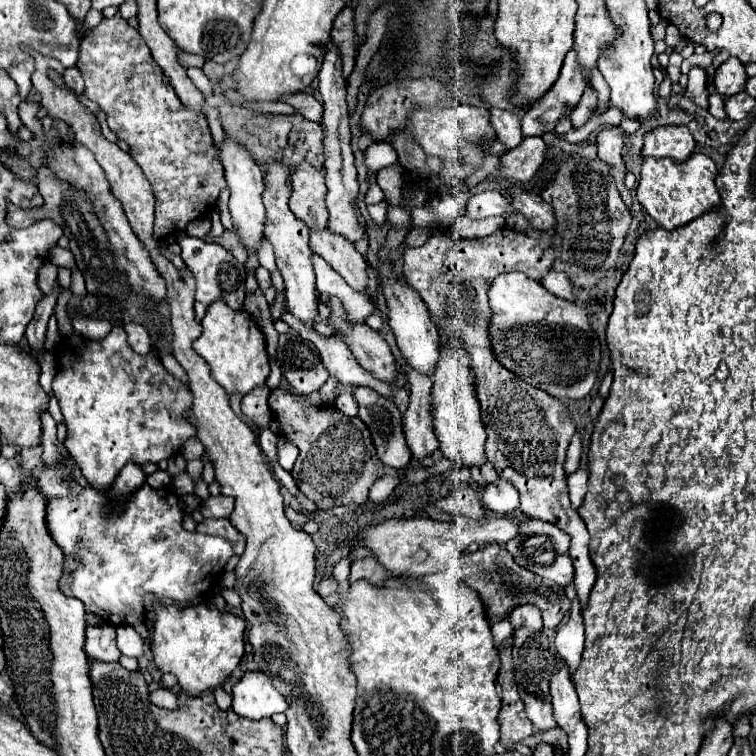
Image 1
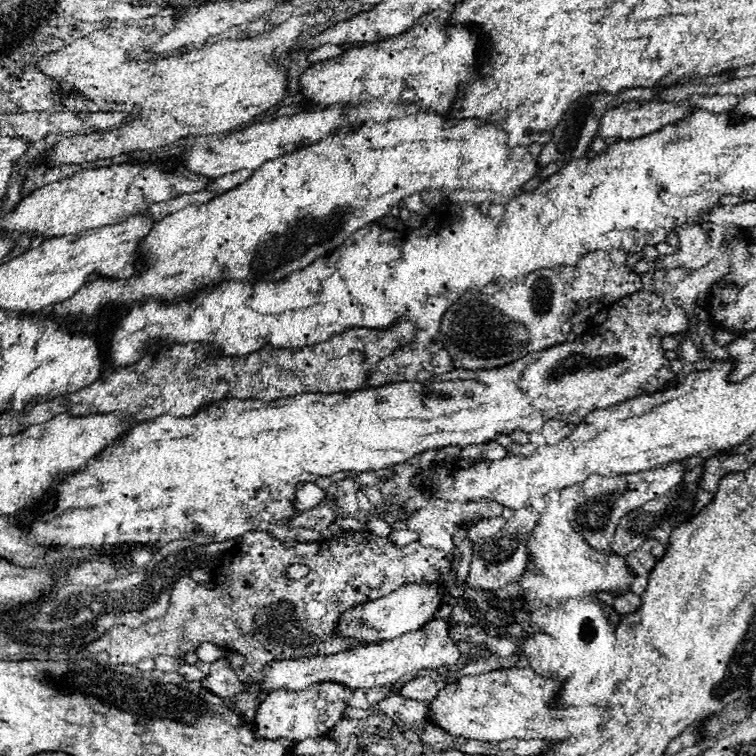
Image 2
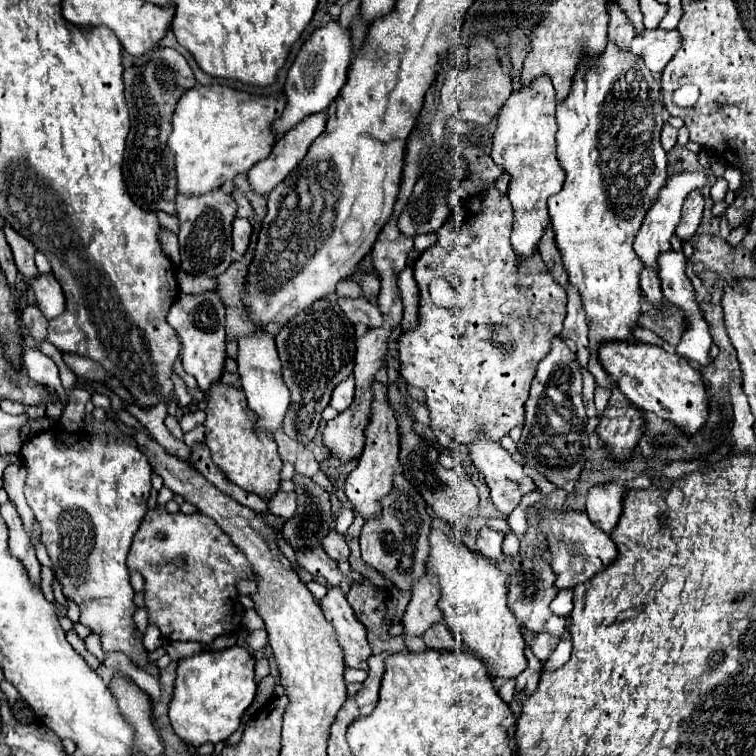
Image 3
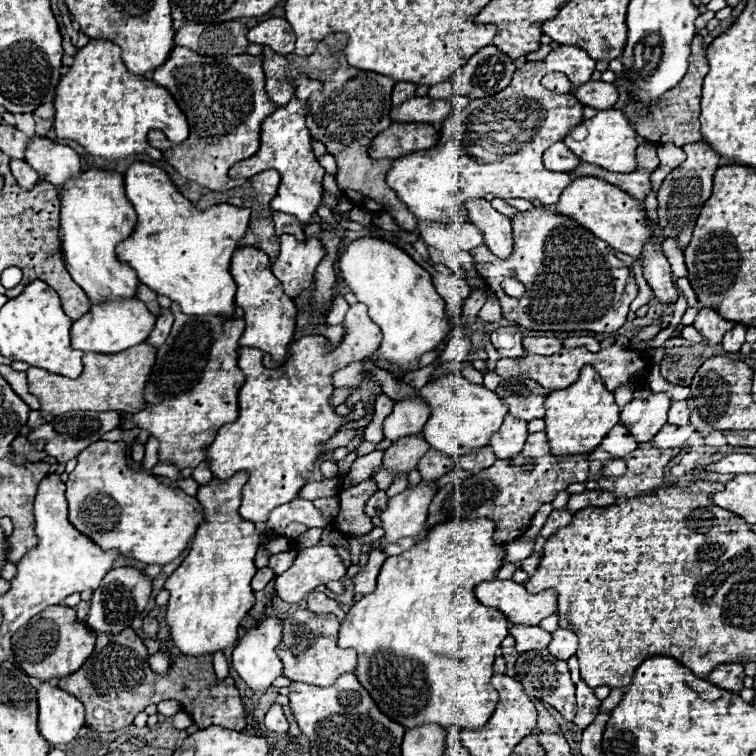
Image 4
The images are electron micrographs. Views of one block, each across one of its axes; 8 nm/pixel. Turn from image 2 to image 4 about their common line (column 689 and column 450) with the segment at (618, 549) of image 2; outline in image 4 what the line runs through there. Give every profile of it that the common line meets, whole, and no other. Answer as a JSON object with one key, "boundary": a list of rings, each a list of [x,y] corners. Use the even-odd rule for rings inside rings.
{"boundary":[[[536,432],[528,436],[524,450],[510,460],[498,460],[488,470],[474,474],[458,484],[448,484],[440,488],[430,504],[426,518],[426,530],[432,526],[452,522],[452,520],[480,520],[488,518],[496,524],[494,544],[502,546],[506,542],[518,540],[530,526],[532,516],[546,502],[552,502],[558,492],[566,490],[574,482],[588,480],[588,454],[576,454],[558,458],[550,454],[546,432]]]}

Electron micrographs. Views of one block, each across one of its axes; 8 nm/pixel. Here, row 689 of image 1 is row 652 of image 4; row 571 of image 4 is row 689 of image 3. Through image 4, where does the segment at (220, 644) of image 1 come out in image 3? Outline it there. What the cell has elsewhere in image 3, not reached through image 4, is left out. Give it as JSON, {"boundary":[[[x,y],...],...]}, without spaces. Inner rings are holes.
{"boundary":[[[232,646],[220,652],[200,652],[188,658],[182,658],[178,662],[178,676],[174,684],[174,696],[170,702],[170,722],[174,732],[194,748],[200,748],[202,744],[218,744],[226,738],[230,738],[240,728],[242,712],[252,704],[256,696],[256,682],[254,682],[254,656],[244,646]]]}

